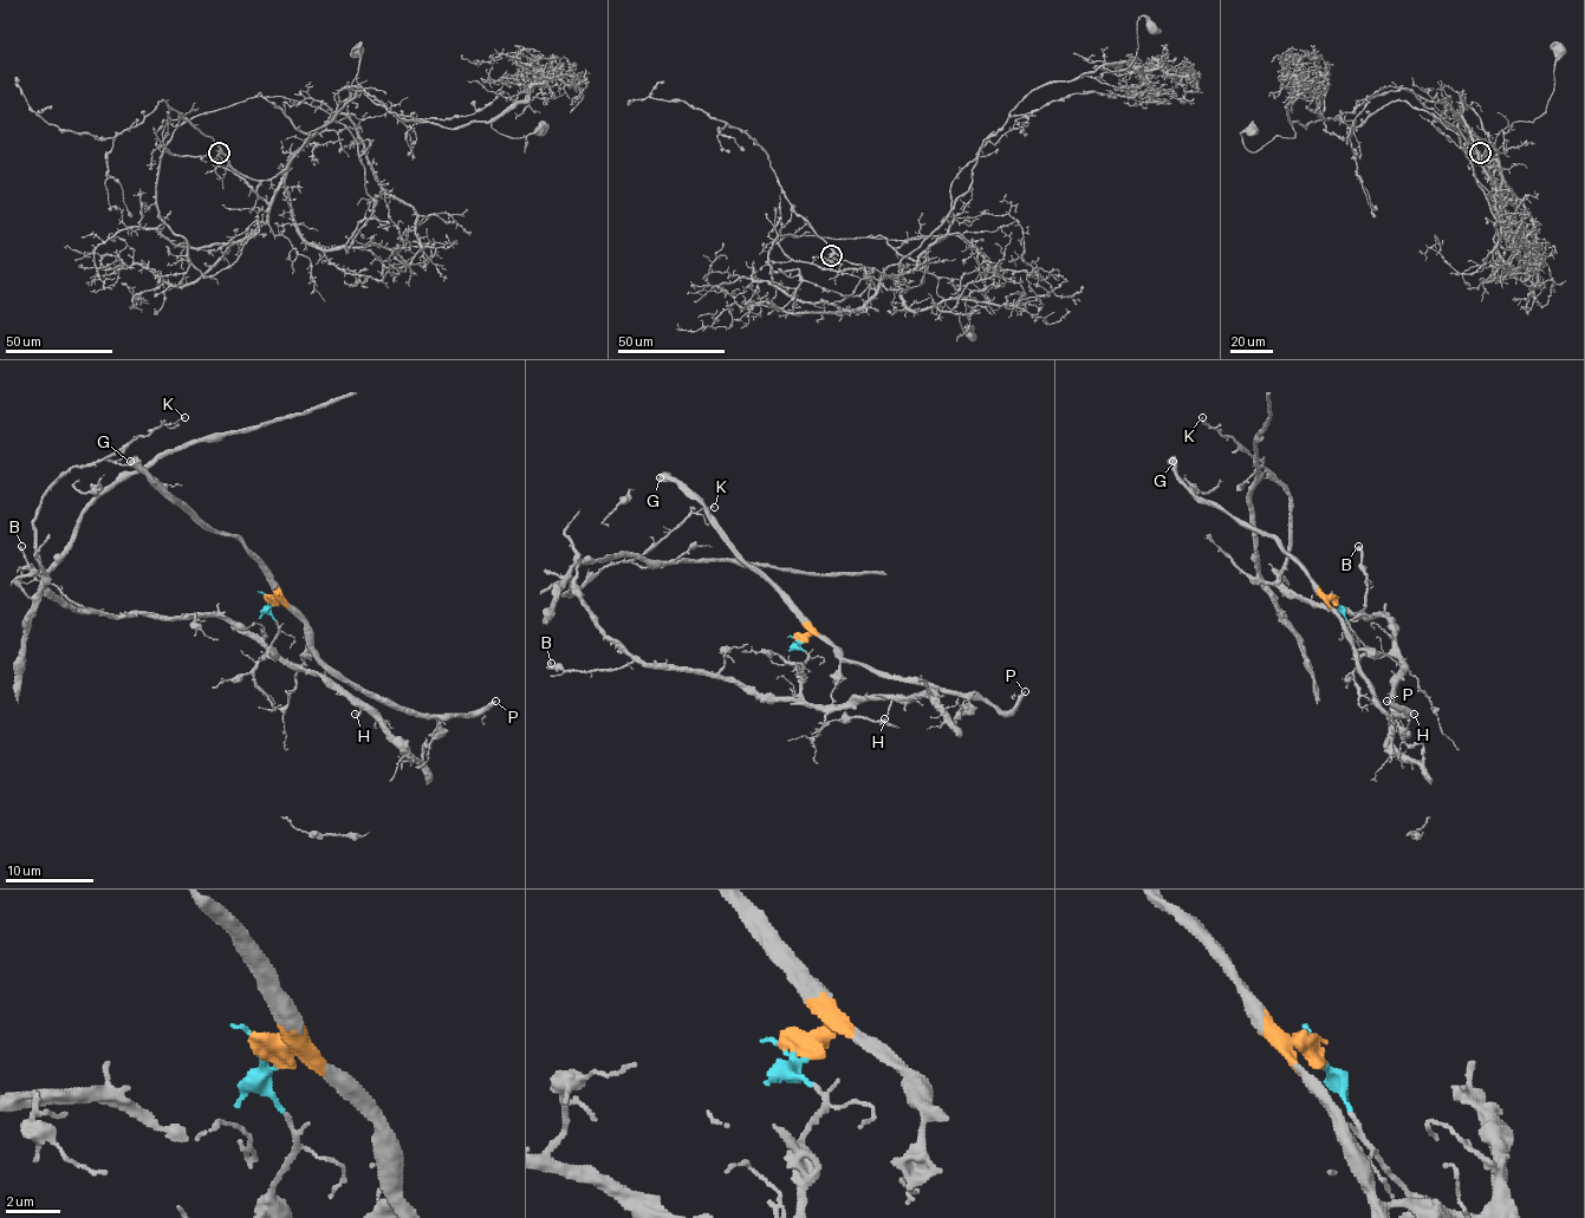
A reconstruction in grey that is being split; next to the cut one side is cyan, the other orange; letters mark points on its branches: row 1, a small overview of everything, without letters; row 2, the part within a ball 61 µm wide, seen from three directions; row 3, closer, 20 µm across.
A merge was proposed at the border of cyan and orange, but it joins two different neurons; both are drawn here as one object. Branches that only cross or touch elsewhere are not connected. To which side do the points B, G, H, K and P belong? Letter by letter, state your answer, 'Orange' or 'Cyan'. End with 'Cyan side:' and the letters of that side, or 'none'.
B: Cyan
G: Orange
H: Cyan
K: Cyan
P: Orange
Cyan side: B, H, K

